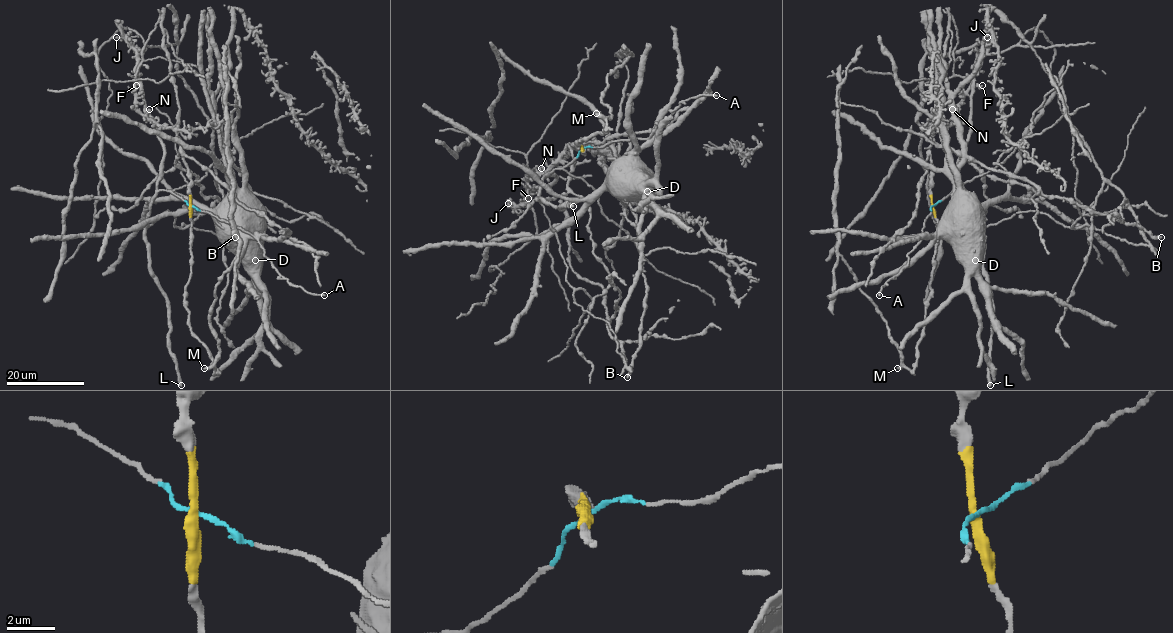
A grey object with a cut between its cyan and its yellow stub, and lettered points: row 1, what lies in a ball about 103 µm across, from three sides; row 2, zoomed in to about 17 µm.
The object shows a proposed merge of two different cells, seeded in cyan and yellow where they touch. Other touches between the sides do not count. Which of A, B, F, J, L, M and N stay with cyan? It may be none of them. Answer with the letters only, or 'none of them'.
A, F, J, L, N

